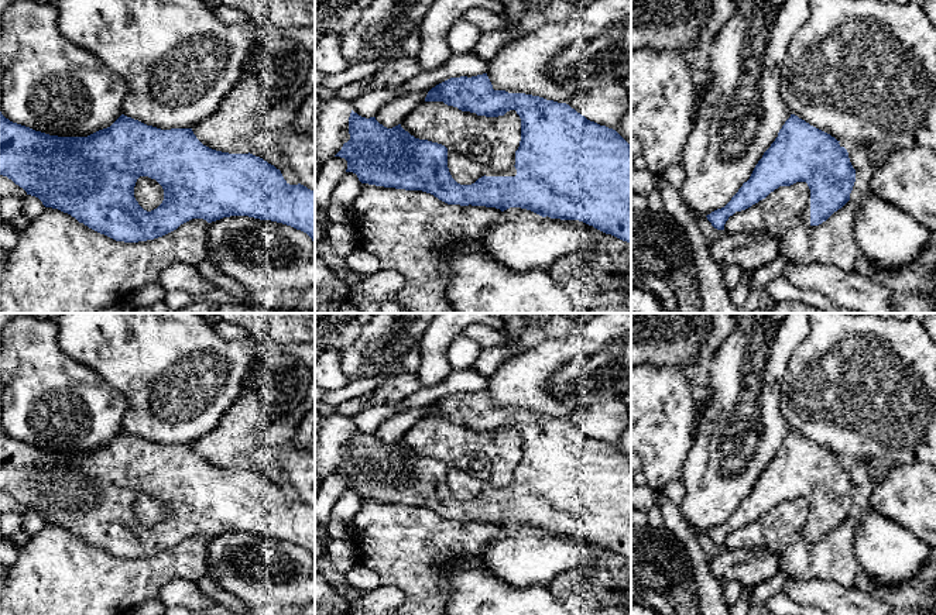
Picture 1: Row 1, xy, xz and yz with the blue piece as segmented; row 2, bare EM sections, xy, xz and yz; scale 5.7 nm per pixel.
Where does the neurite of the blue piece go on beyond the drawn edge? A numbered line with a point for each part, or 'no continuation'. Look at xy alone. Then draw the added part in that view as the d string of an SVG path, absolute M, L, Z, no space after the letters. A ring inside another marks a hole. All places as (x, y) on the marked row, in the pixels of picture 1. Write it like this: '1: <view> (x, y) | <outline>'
no continuation

